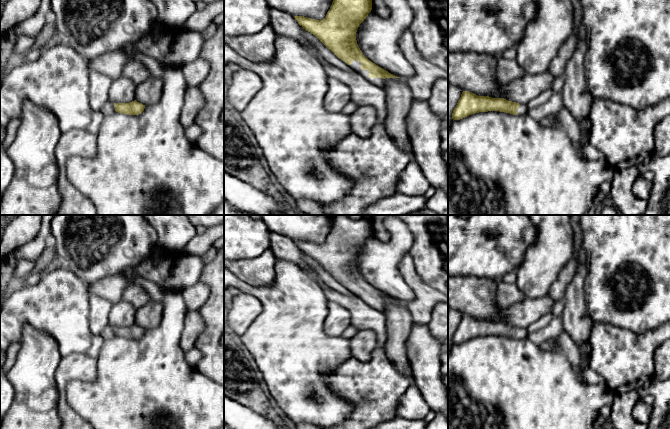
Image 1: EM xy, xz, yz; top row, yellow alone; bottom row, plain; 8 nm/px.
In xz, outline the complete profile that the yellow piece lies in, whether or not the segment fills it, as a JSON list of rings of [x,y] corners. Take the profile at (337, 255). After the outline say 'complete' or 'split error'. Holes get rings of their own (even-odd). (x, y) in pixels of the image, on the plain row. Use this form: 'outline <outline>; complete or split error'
outline [[[333,215],[333,219],[334,223],[332,229],[323,244],[311,243],[304,240],[294,240],[298,248],[306,255],[315,259],[339,283],[343,284],[353,295],[357,296],[369,307],[384,313],[387,302],[396,302],[408,309],[412,315],[413,324],[428,325],[431,320],[434,306],[439,302],[448,302],[448,297],[421,280],[415,271],[414,260],[410,251],[404,251],[403,258],[398,264],[398,269],[407,285],[413,291],[415,298],[408,302],[397,301],[366,282],[357,268],[357,253],[372,234],[371,221],[355,221],[350,219],[347,215]]]; split error

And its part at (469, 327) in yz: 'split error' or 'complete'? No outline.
split error

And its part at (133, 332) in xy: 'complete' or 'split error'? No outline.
complete

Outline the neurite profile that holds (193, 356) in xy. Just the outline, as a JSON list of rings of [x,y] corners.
[[[196,348],[185,352],[185,360],[191,367],[196,367],[201,358],[202,353],[199,352]]]

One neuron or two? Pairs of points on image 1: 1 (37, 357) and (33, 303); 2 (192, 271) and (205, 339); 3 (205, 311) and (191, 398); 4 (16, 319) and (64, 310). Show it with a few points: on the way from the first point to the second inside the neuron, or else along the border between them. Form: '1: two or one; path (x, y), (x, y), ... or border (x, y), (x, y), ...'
1: two; border (18, 340), (26, 326), (43, 330), (55, 340)
2: two; border (205, 263), (198, 281)
3: two; border (195, 367), (213, 381)
4: one; path (28, 310), (52, 310)

